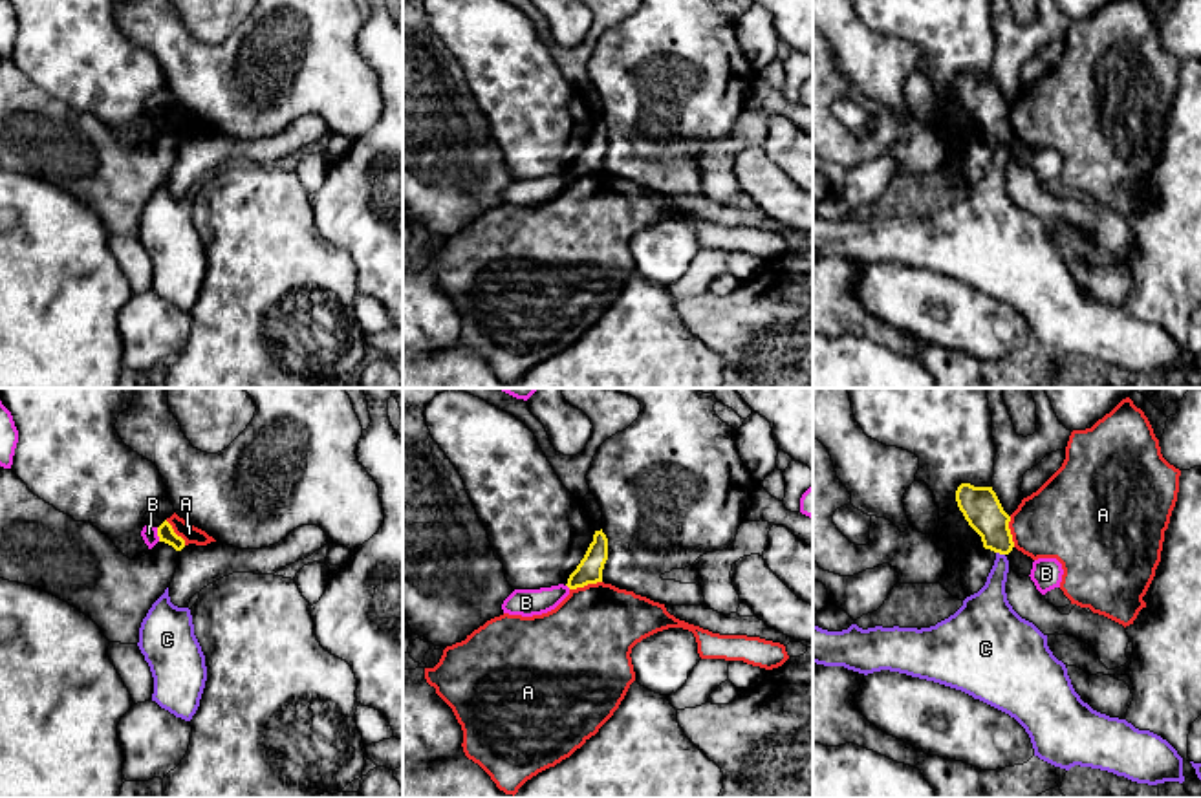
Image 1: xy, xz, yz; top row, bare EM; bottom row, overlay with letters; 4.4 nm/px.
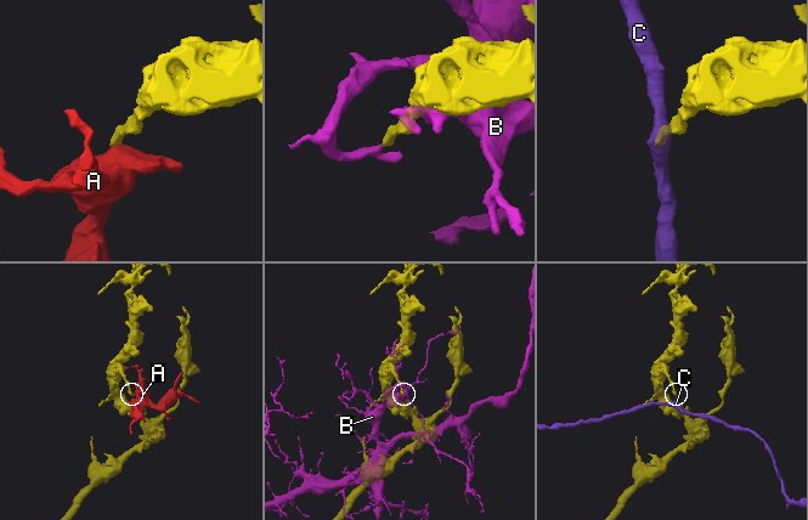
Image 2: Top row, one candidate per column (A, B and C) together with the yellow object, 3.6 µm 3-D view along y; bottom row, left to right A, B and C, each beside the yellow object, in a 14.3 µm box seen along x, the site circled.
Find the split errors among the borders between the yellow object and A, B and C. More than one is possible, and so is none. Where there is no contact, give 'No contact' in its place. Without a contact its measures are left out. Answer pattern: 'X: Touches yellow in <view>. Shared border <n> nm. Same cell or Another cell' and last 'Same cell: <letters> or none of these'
A: Touches yellow in xz. Shared border 150 nm. Another cell
B: Touches yellow in xy. Shared border 70 nm. Another cell
C: Touches yellow in yz. Shared border 40 nm. Another cell
Same cell: none of these

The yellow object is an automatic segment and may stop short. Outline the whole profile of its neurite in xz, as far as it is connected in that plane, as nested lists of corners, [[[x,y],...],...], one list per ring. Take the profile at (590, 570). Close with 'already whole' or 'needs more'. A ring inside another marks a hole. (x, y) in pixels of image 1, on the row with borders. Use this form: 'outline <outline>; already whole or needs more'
outline [[[595,531],[593,542],[590,544],[584,558],[577,566],[577,569],[568,578],[568,588],[577,589],[588,584],[602,582],[602,569],[608,560],[608,538],[600,531]]]; already whole

